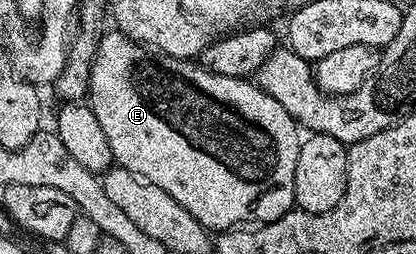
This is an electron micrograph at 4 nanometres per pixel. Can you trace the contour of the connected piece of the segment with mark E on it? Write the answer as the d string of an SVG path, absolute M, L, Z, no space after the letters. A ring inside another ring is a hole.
M107 32L99 40L87 92L91 111L93 116L97 116L106 138L109 139L109 148L113 152L115 162L131 174L140 174L145 176L145 180L153 180L157 188L165 188L165 192L169 192L169 196L173 196L173 200L177 200L177 204L181 204L181 208L185 208L185 212L189 212L189 216L193 216L202 226L206 226L208 231L222 232L232 228L243 228L248 224L272 222L288 214L295 206L295 169L301 130L289 116L289 112L285 112L285 108L281 108L281 104L277 104L277 100L273 100L273 96L266 94L260 86L256 86L254 81L233 76L217 76L217 72L200 65L198 61L160 54L129 40L124 34Z

